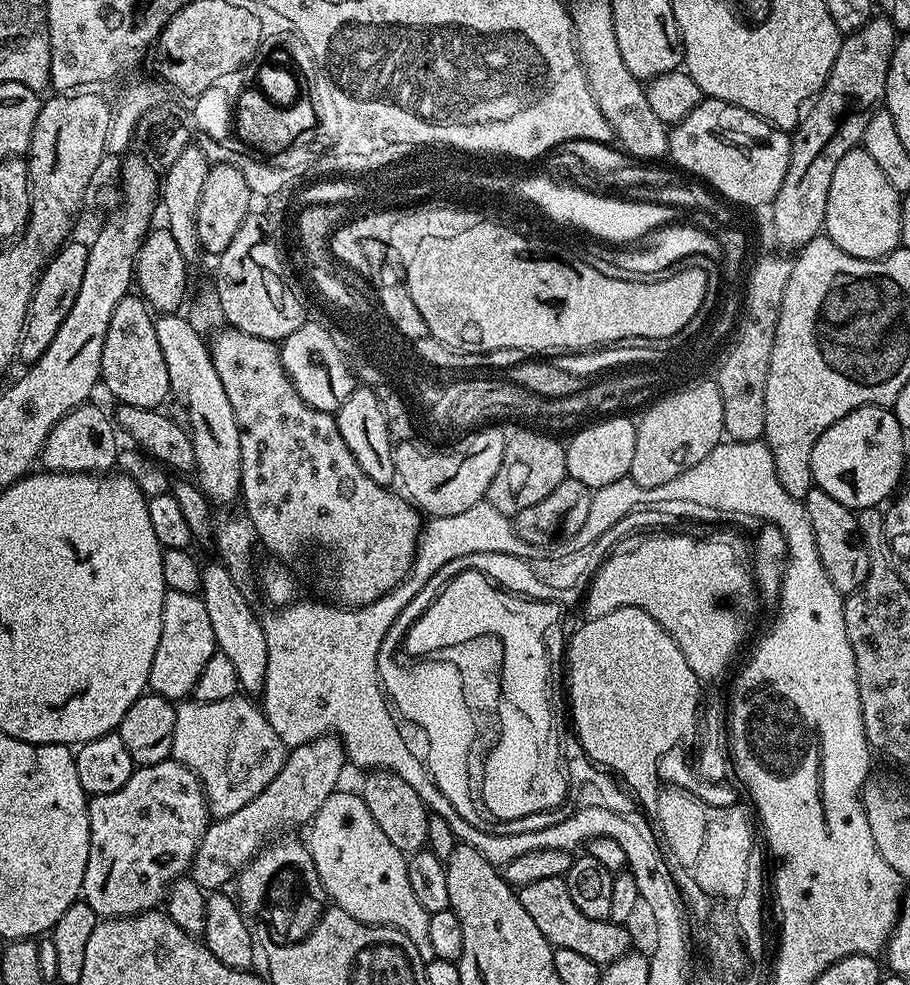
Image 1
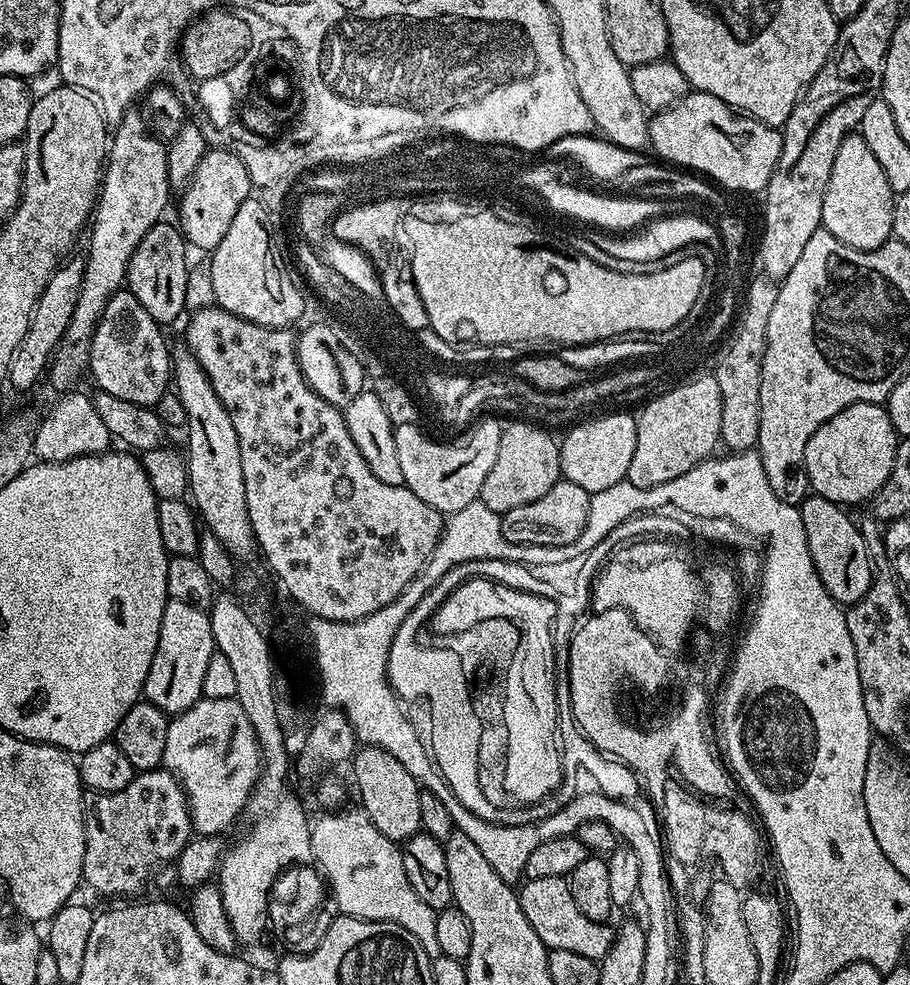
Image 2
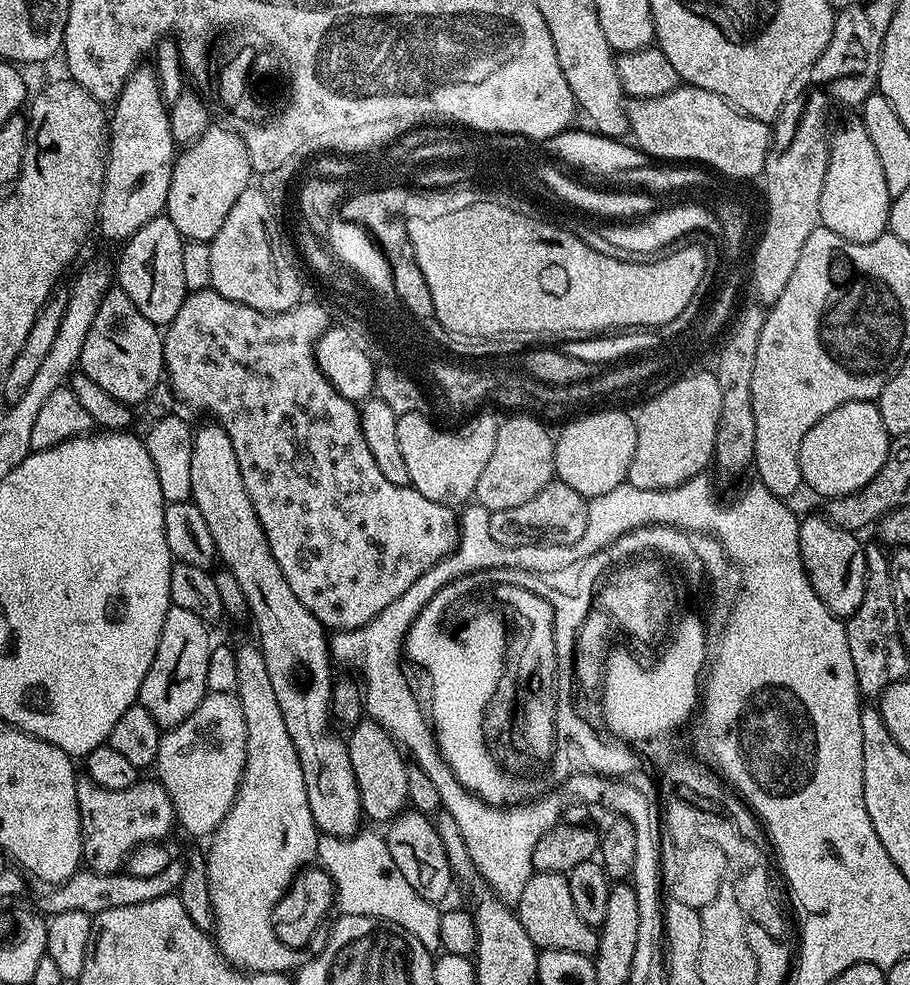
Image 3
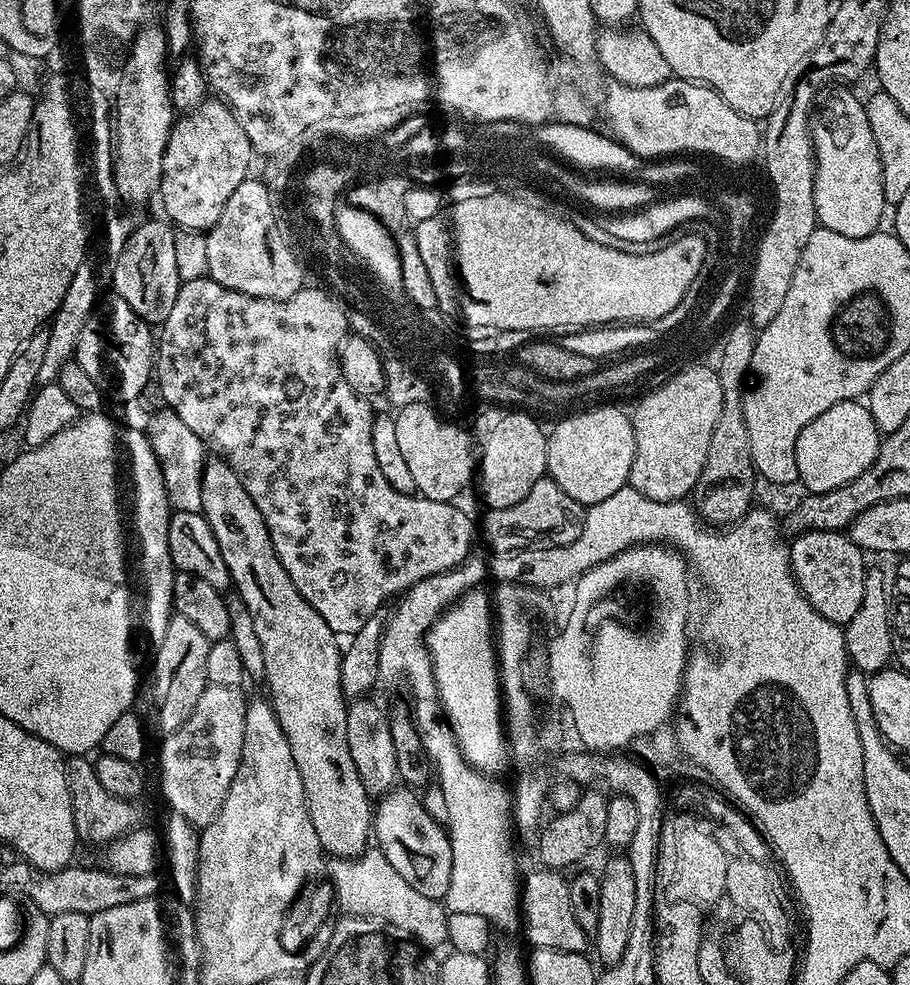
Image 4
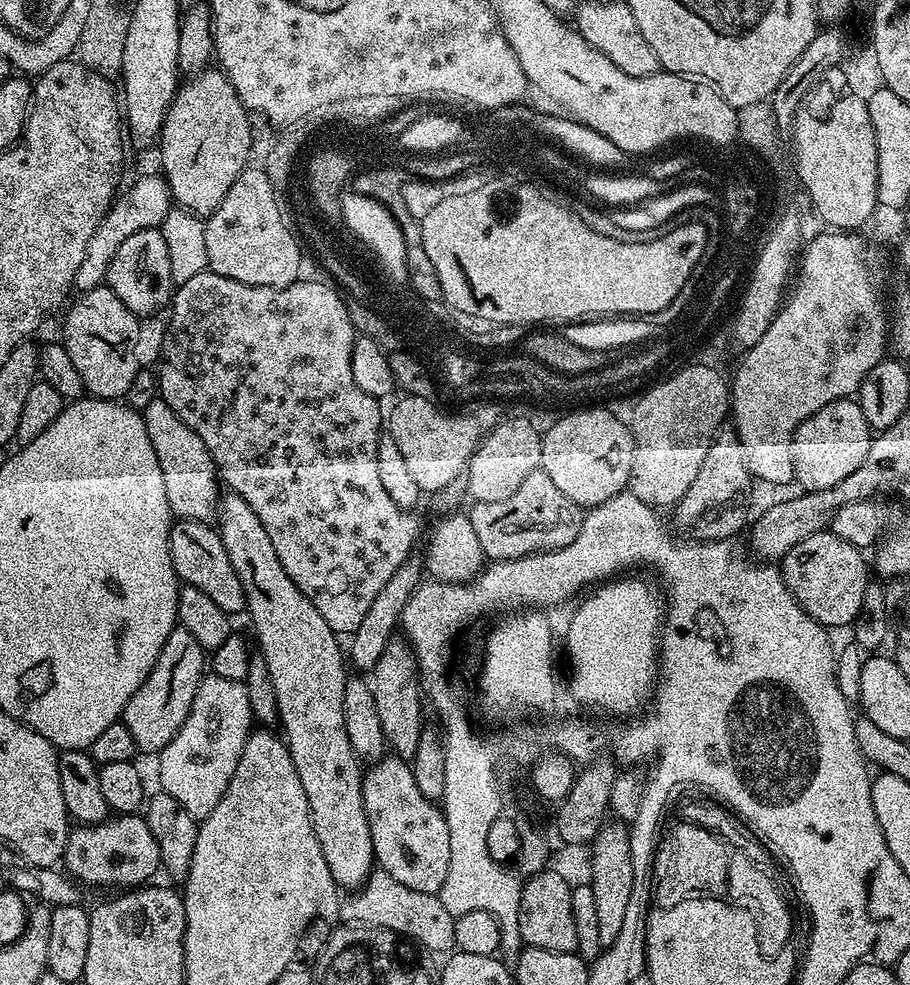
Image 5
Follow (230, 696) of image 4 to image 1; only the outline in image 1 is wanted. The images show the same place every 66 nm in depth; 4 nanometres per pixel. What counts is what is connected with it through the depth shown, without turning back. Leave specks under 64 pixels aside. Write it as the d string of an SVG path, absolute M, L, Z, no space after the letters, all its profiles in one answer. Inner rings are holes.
M244 694L231 696L222 702L200 702L192 698L181 703L176 710L171 759L189 768L200 779L200 784L204 787L204 797L208 799L209 813L216 818L235 814L237 810L242 810L242 806L258 798L258 794L262 794L262 790L270 786L270 782L284 765L286 749L282 738L274 734L274 726L270 726L265 718L263 707L252 700L255 699Z

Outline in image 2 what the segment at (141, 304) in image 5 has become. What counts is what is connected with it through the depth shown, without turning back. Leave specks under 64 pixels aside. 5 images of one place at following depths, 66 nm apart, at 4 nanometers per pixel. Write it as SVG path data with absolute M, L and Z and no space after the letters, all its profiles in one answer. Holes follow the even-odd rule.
M161 222L149 230L146 238L142 238L142 242L138 242L128 263L127 291L132 292L134 298L138 298L138 302L142 302L146 314L150 314L150 318L154 318L161 326L169 326L168 324L174 323L180 315L181 317L185 315L190 269L187 251L189 252L189 249L179 227L175 223Z

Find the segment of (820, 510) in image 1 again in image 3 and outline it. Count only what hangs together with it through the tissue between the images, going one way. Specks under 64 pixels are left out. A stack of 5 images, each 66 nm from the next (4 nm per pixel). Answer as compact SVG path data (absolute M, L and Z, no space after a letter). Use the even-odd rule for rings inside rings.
M827 515L803 517L798 530L798 542L802 554L802 566L808 575L814 594L835 616L847 618L862 606L864 587L868 581L870 561L864 557L864 548L860 545L861 537L854 532L842 530L830 522Z

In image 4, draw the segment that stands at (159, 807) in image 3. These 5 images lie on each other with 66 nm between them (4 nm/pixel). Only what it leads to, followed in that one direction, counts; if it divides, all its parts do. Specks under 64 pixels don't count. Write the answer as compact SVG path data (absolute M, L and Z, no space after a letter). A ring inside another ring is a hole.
M87 755L68 756L66 766L66 786L70 786L70 802L74 810L74 826L77 837L88 844L107 846L120 836L127 835L132 829L141 827L144 812L135 800L114 798L114 794L106 794L102 782L98 782L95 763Z

